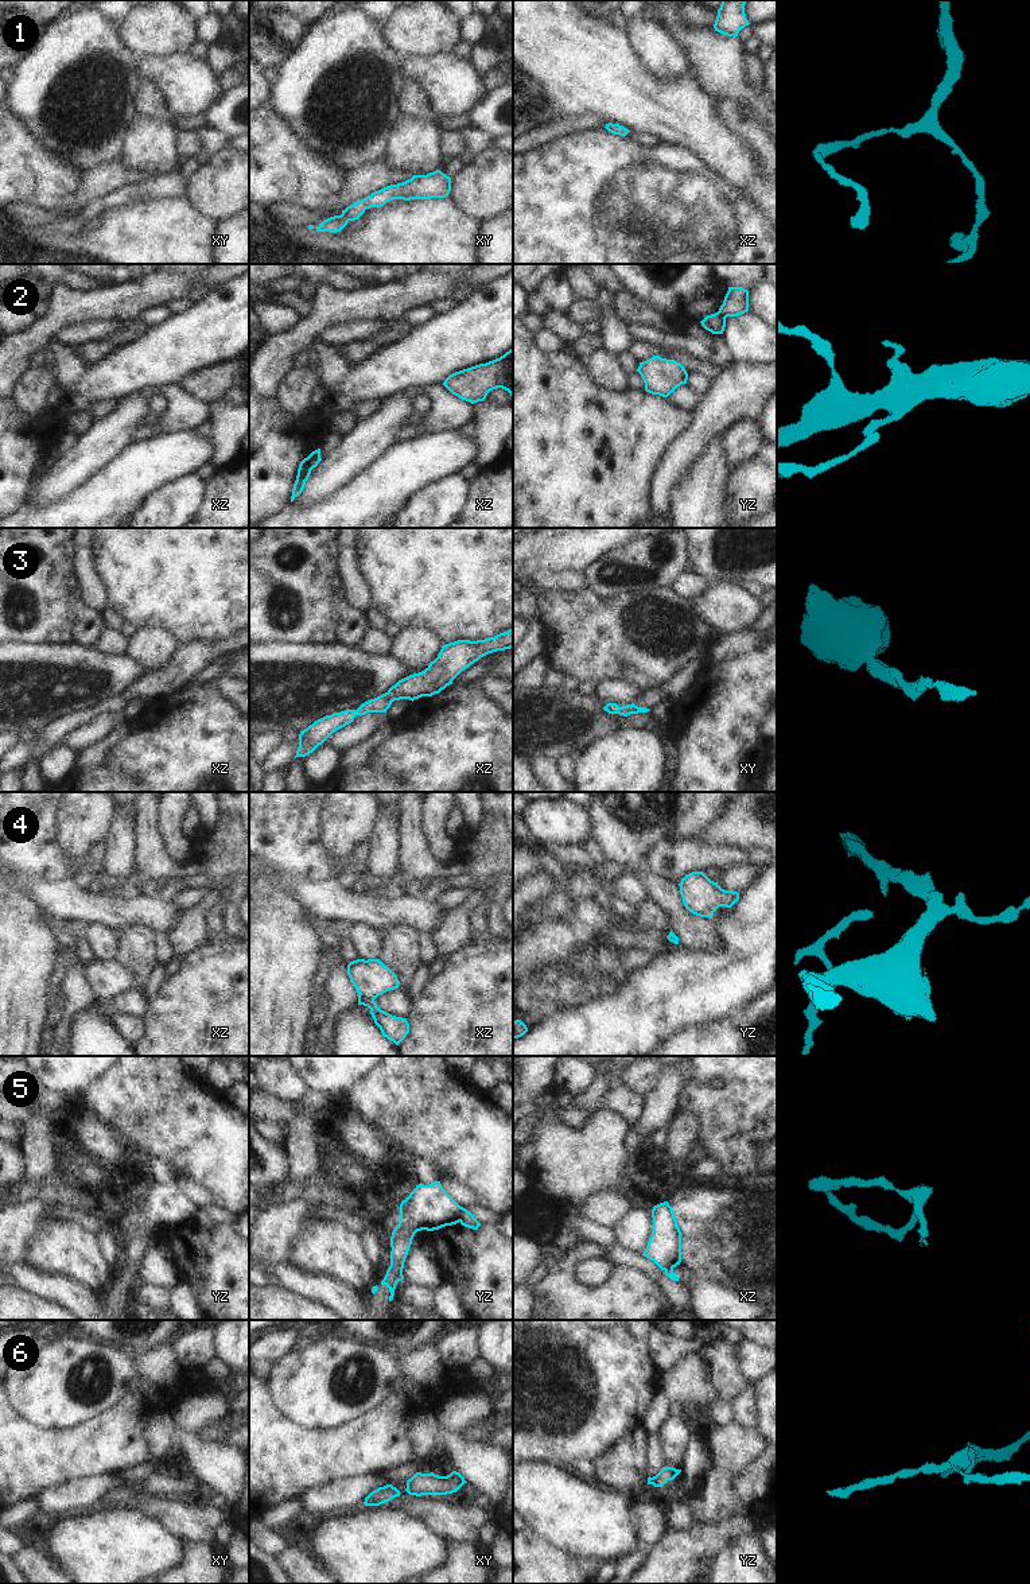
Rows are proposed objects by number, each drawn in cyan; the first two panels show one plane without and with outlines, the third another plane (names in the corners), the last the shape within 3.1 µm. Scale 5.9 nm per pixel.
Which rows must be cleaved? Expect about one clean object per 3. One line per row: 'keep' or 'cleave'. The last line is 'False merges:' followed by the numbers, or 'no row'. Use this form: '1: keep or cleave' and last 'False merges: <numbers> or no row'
1: keep
2: cleave
3: keep
4: keep
5: cleave
6: cleave
False merges: 2, 5, 6

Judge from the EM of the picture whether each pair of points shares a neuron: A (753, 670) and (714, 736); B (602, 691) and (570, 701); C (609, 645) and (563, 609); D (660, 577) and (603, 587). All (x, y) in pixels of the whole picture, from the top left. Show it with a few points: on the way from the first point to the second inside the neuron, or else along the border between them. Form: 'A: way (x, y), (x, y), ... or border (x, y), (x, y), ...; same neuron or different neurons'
A: way (746, 686), (734, 698), (723, 719); same neuron
B: border (594, 694), (610, 702); different neurons
C: way (598, 639), (593, 639), (574, 620); same neuron
D: way (646, 577), (617, 577); same neuron

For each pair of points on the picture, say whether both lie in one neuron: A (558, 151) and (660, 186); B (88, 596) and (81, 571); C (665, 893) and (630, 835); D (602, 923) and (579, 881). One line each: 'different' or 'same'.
A: same
B: same
C: same
D: different

